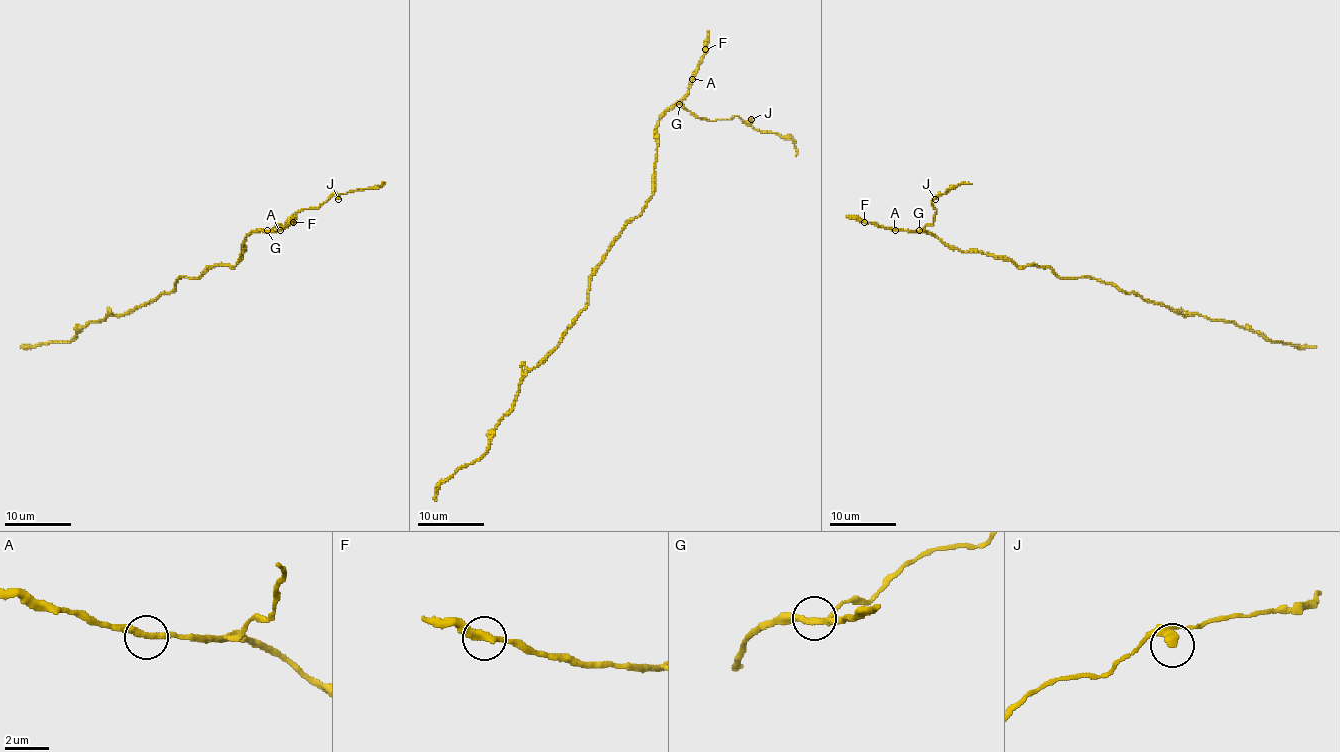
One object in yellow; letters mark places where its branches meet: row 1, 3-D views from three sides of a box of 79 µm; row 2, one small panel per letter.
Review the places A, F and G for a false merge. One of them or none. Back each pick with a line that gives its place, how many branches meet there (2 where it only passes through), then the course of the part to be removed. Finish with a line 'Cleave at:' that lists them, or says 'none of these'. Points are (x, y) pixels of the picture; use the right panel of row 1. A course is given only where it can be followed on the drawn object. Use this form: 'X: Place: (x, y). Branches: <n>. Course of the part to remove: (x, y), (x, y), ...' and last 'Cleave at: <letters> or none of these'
G: Place: (919, 230). Branches: 3. Course of the part to remove: (920, 230), (930, 225), (936, 212), (931, 202), (938, 195), (960, 184), (971, 184)
Cleave at: G

